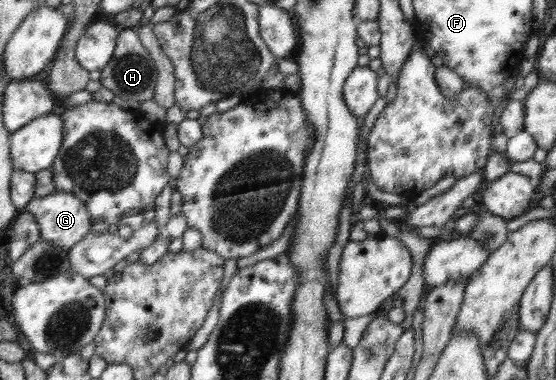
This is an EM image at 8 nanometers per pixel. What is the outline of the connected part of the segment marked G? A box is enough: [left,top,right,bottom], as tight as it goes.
[23,191,92,251]

